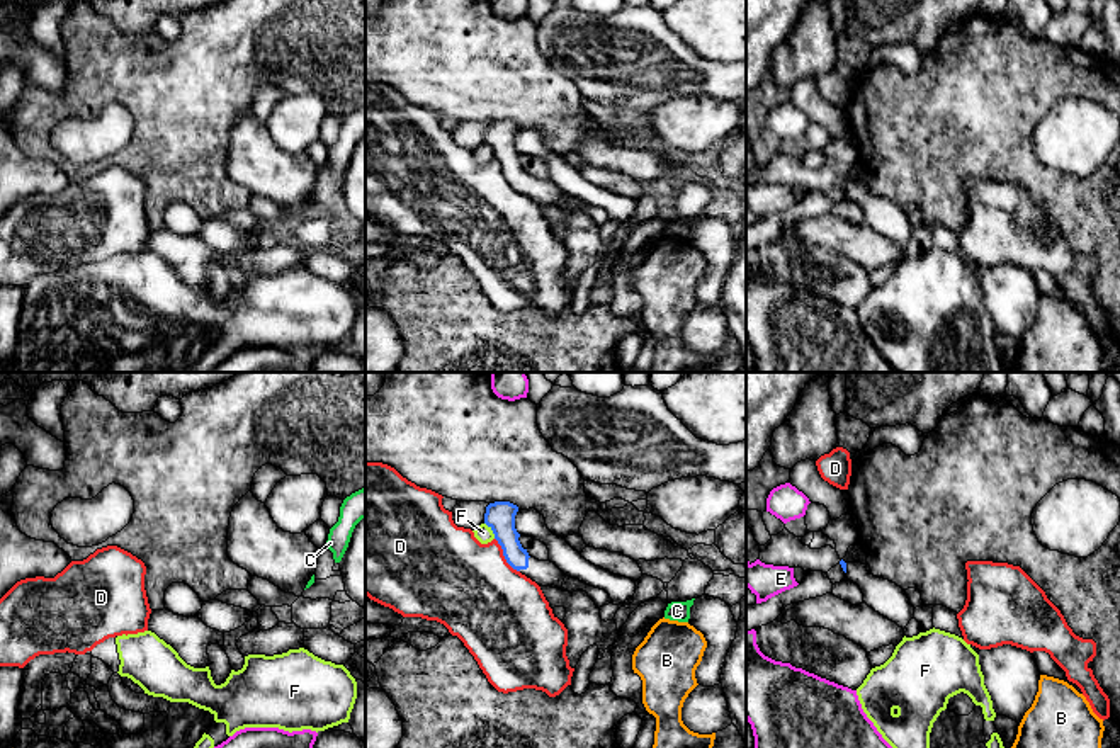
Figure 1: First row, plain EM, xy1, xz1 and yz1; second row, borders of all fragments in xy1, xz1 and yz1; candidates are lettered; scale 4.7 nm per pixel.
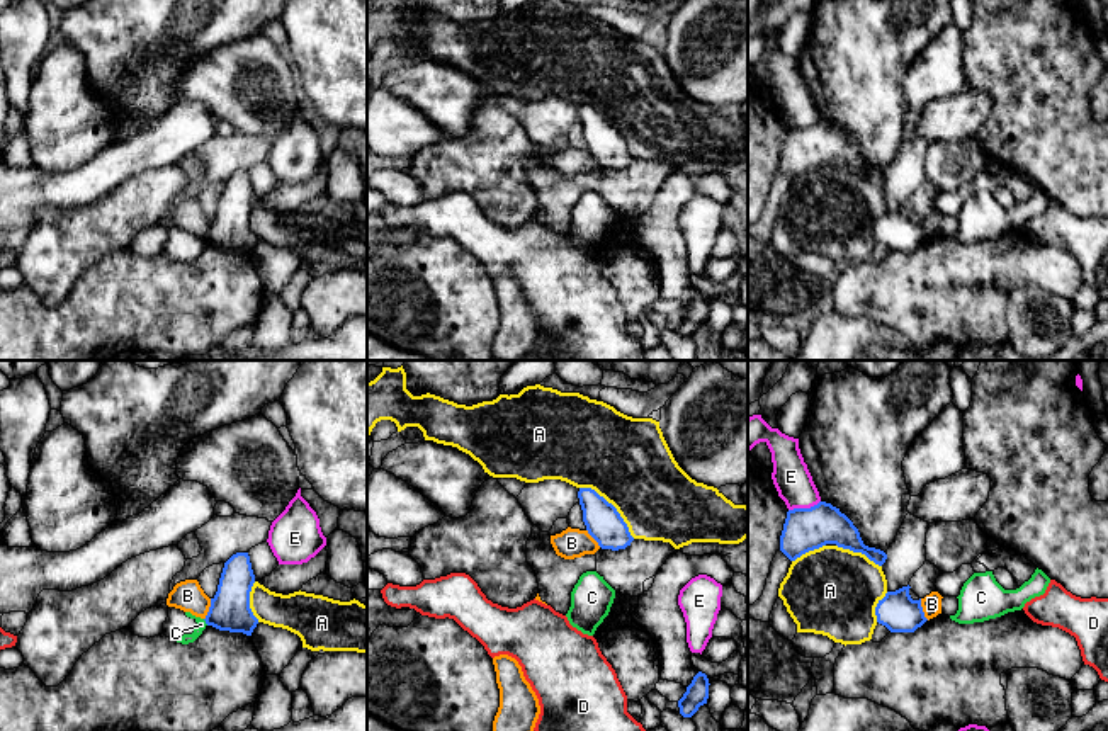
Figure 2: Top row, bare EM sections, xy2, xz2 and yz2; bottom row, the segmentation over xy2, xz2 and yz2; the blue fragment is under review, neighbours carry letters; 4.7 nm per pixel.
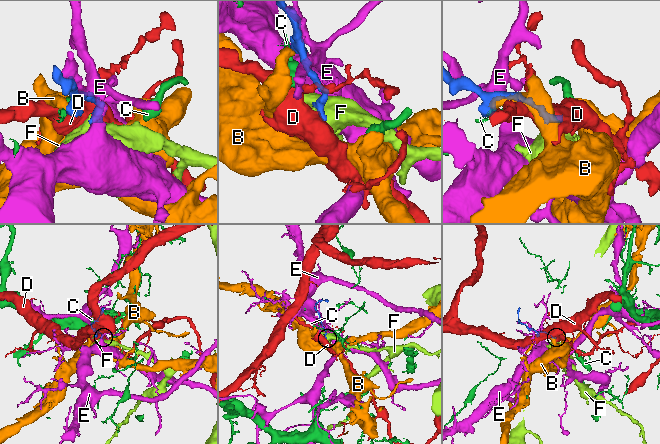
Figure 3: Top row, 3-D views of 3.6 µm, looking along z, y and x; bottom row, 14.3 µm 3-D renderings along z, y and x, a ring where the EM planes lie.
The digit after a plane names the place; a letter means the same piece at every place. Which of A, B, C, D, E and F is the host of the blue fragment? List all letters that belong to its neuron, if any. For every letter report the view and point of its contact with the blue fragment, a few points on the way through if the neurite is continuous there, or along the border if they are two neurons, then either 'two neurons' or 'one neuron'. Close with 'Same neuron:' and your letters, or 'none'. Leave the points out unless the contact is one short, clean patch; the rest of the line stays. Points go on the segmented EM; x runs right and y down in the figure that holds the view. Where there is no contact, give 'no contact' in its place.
A: contact xz2 (612, 505); two neurons
B: contact yz2 (921, 609); border yz2 (920, 599), (921, 611), (928, 619); two neurons
C: contact xy2 (206, 623); border xy2 (203, 619), (208, 624); two neurons
D: contact xz1 (503, 555); border xz1 (495, 538), (503, 558), (519, 572); two neurons
E: contact yz2 (804, 509); two neurons
F: contact xz1 (492, 529); border xz1 (485, 522), (495, 538); two neurons
Same neuron: none

